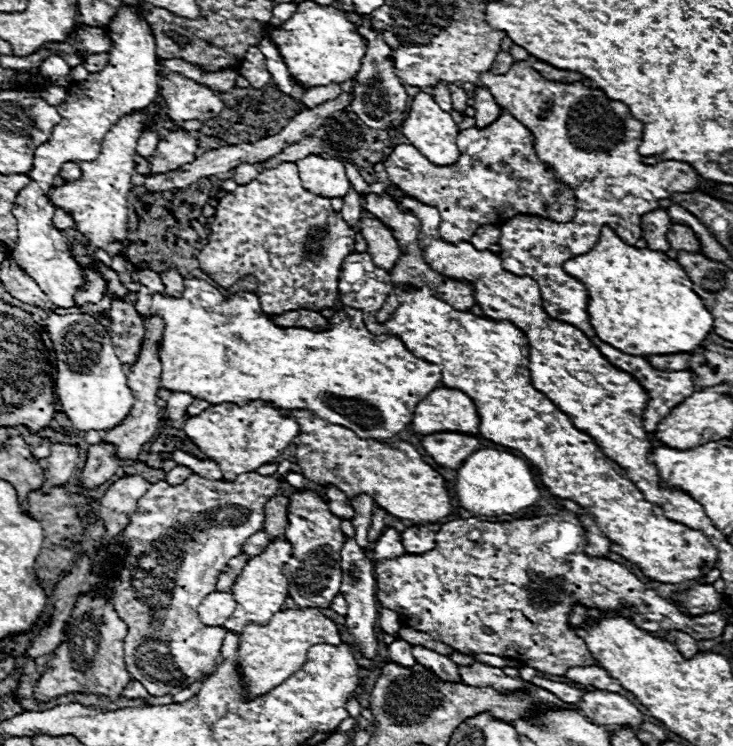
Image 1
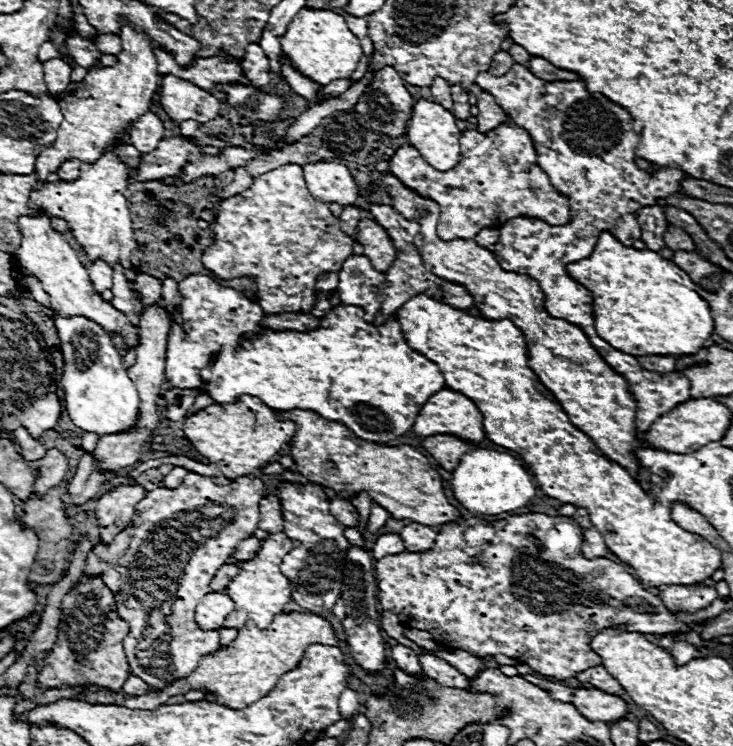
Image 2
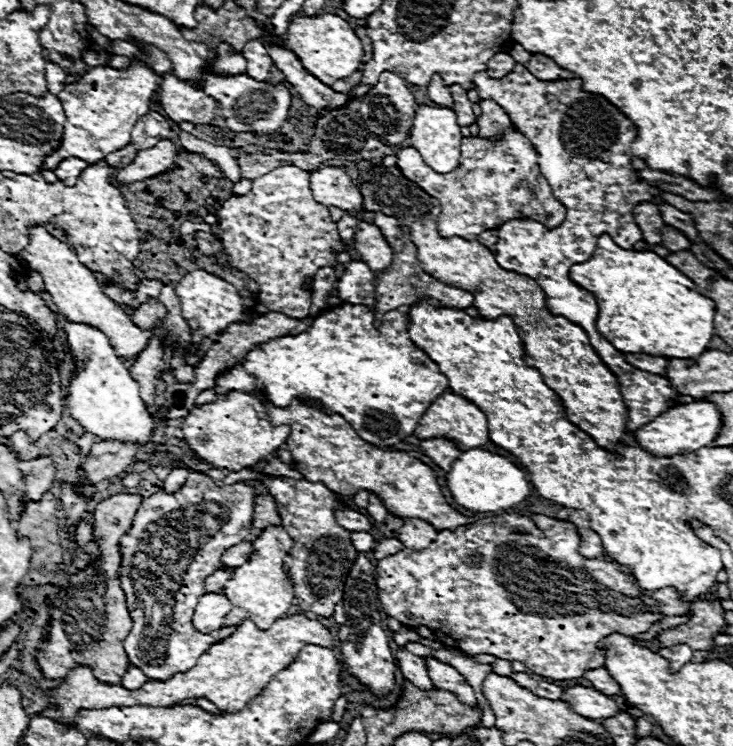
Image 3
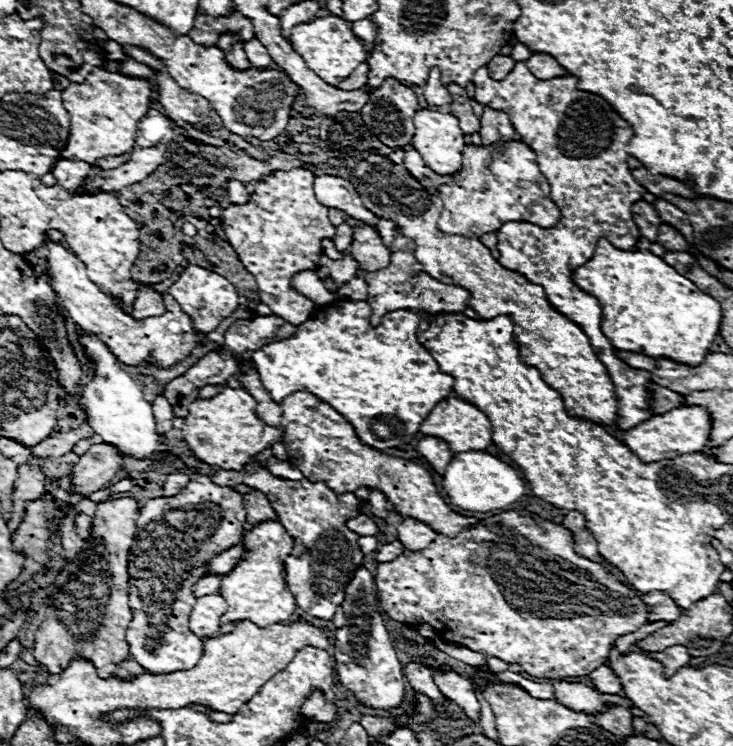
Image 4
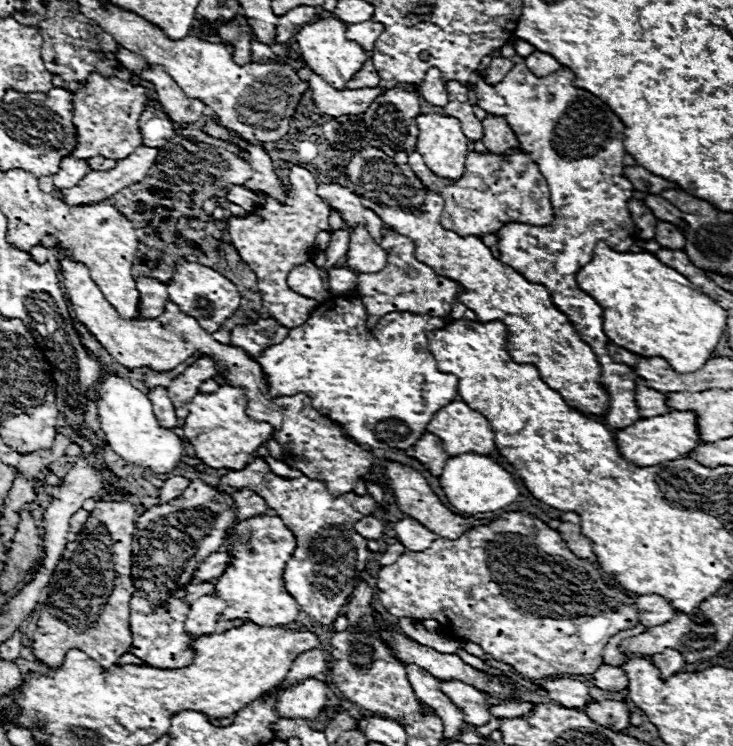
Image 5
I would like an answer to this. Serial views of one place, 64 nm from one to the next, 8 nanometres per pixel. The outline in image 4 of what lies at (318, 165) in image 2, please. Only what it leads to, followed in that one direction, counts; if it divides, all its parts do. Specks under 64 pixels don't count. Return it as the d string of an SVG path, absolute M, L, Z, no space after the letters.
M322 174L314 178L314 194L322 204L328 208L338 208L348 214L348 218L362 220L370 226L376 226L376 214L364 208L360 194L356 192L354 184L342 176Z

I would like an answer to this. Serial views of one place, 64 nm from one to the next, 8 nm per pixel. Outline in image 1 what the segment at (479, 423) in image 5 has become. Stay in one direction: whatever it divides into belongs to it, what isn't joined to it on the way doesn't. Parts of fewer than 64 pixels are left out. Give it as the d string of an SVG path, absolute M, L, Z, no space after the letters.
M440 386L416 406L412 426L418 434L462 432L478 436L478 412L470 396Z

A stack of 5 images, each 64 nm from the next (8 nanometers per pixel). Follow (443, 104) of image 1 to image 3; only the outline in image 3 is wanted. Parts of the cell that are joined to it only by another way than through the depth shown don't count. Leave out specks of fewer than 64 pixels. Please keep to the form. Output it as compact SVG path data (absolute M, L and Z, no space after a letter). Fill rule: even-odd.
M434 74L430 84L428 84L428 96L430 96L432 102L436 102L440 106L446 106L446 108L452 108L452 104L454 104L448 86L444 84L444 80L438 74ZM446 100L448 100L448 104L446 104Z

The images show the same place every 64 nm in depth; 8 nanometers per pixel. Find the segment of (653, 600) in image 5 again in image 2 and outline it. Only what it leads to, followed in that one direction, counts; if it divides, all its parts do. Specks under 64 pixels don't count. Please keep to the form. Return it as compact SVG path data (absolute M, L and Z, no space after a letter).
M674 586L674 588L666 588L660 594L660 598L674 612L685 610L695 613L710 606L716 600L716 590L712 586L698 586L698 588L678 588L678 586Z

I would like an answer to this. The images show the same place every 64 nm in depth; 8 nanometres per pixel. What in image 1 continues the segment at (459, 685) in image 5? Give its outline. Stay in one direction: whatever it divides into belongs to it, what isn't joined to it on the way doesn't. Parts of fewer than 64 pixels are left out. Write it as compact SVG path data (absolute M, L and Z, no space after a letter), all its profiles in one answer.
M412 646L414 658L418 664L426 666L428 670L432 670L436 676L440 676L442 680L450 680L450 682L460 682L460 674L458 674L458 666L448 658L442 656L430 648L424 646Z

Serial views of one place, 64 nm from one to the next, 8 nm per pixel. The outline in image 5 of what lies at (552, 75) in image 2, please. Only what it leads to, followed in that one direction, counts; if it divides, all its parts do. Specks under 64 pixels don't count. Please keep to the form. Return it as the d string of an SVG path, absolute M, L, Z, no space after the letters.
M534 50L528 58L524 58L524 62L536 76L548 76L550 72L558 72L562 68L562 64L554 56L538 50Z

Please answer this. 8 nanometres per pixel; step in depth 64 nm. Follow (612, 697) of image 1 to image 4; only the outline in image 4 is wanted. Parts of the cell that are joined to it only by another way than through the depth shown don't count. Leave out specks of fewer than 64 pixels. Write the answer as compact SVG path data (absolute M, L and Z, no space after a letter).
M556 682L556 700L560 704L564 704L566 708L572 708L574 712L582 712L582 714L598 714L608 710L612 704L604 702L600 698L600 694L594 688L588 688L584 684L578 682Z

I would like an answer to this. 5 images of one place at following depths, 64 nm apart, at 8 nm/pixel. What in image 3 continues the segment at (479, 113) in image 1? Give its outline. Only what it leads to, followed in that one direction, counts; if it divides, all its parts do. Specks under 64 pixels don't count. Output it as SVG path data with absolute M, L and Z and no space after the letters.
M480 100L478 104L482 108L482 114L478 116L478 126L480 126L482 138L490 138L490 136L498 134L500 130L512 128L510 118L506 116L506 112L502 108L498 108L498 104L494 104L494 100Z

